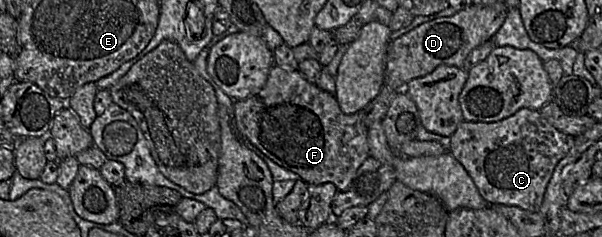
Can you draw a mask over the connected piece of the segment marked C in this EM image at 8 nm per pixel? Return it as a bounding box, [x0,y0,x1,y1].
[448,108,574,212]

